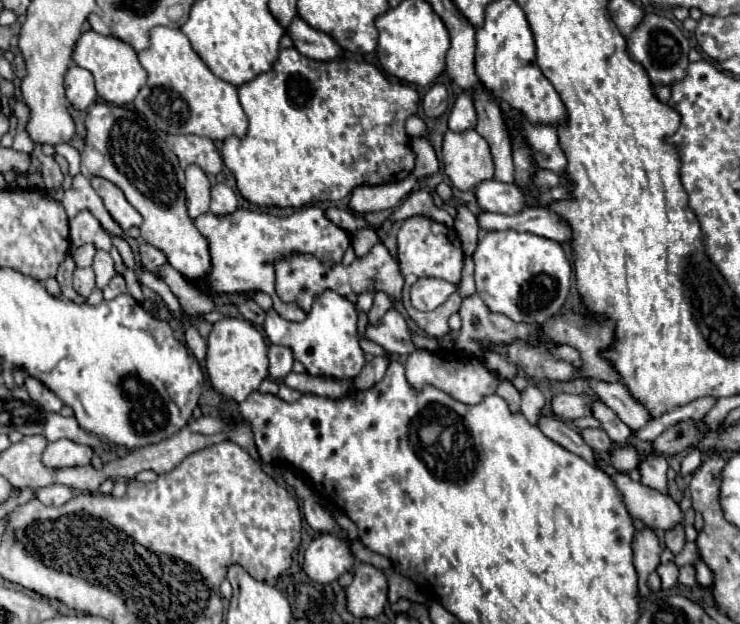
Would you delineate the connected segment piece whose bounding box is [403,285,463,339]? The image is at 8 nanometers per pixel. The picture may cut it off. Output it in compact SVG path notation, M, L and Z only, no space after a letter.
M405 285L403 287L403 305L405 305L405 309L407 309L407 313L409 313L409 317L425 331L425 333L429 333L431 337L443 337L443 335L447 335L449 333L449 325L447 325L447 319L449 319L449 315L453 315L453 313L457 313L459 311L459 305L461 305L461 297L459 297L459 293L453 293L441 307L437 307L435 311L429 311L429 313L421 313L421 311L415 311L413 309L413 305L411 305L411 301L409 301L409 289L411 289L411 285Z

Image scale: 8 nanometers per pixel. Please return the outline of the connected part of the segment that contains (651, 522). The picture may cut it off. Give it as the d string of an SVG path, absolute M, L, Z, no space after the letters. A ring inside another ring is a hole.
M615 473L611 479L619 489L629 515L643 521L649 529L667 531L683 521L679 505L669 495L645 487L641 481L633 481L627 473Z

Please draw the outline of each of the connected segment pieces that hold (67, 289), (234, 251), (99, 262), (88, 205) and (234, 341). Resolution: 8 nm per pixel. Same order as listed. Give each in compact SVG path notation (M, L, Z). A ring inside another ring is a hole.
M67 255L67 259L61 263L59 271L57 271L57 281L59 281L59 287L61 287L61 293L63 297L67 299L75 299L77 293L73 289L73 271L75 271L75 263L73 259Z
M307 207L287 217L275 217L251 209L237 209L235 213L225 217L205 213L195 221L195 225L209 241L211 263L213 263L209 273L211 289L223 293L263 291L273 299L273 309L279 315L283 313L283 303L275 293L273 263L277 259L299 253L299 255L313 255L315 259L321 259L321 263L341 263L341 257L351 245L349 233L337 227L321 207Z
M97 251L95 253L95 261L93 261L93 271L97 275L97 287L105 289L105 285L111 281L111 277L115 277L115 265L113 259L107 251Z
M77 175L73 179L73 197L63 197L63 207L69 215L69 219L73 219L79 211L87 209L103 225L105 231L109 231L111 235L117 235L117 237L125 237L125 231L121 227L117 227L113 217L105 211L101 197L93 191L89 179L83 175Z
M223 317L217 321L207 337L207 375L213 389L237 403L245 401L249 393L257 391L267 377L267 345L263 335L245 319Z

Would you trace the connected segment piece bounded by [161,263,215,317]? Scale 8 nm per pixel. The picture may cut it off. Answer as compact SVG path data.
M165 263L165 267L161 267L161 279L169 285L169 289L177 295L181 307L185 309L187 315L203 315L207 311L211 311L215 307L215 303L197 287L193 287L179 271L175 271L169 263Z

